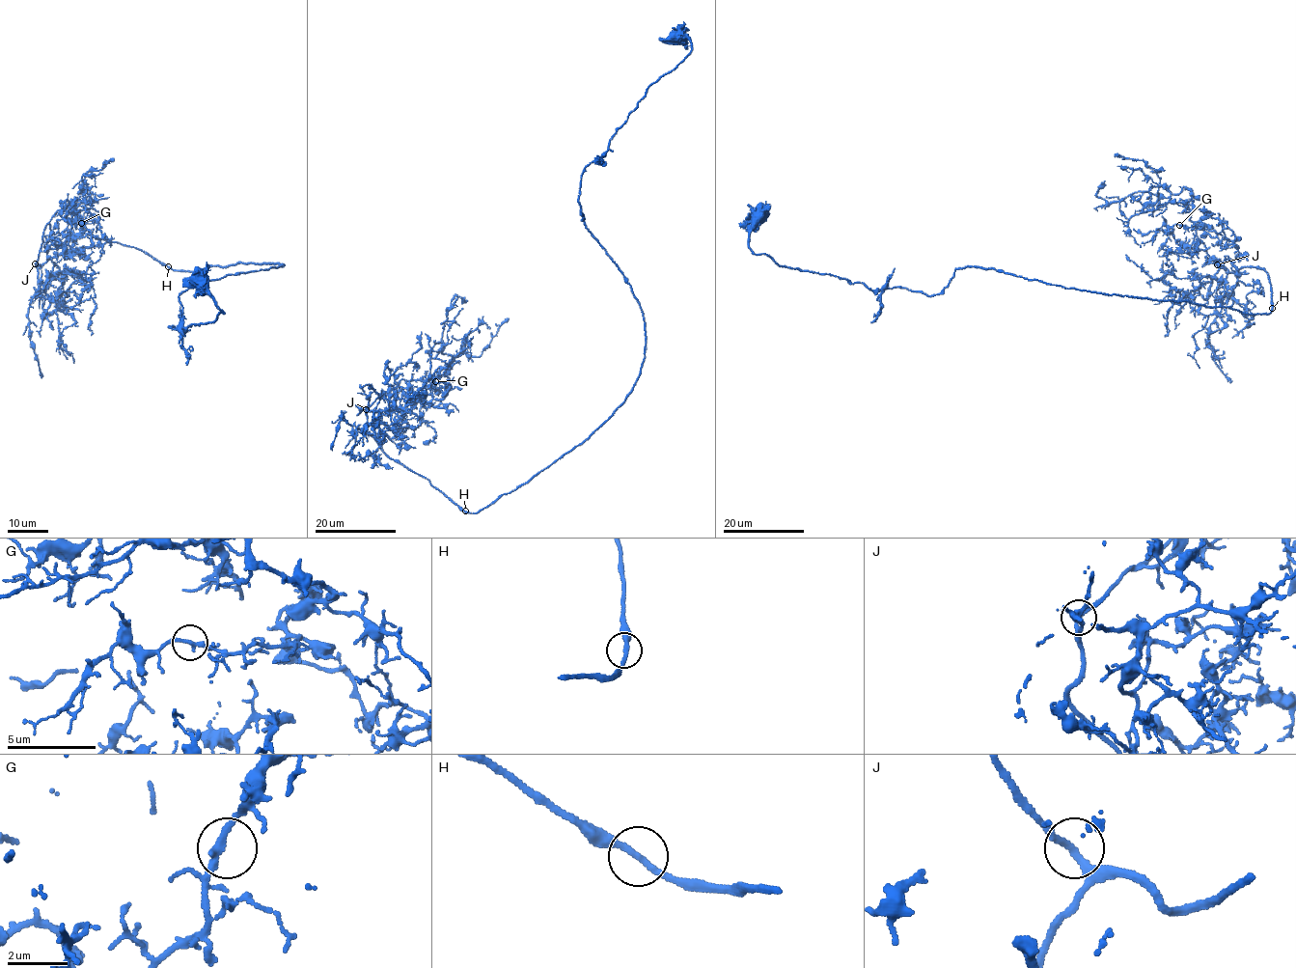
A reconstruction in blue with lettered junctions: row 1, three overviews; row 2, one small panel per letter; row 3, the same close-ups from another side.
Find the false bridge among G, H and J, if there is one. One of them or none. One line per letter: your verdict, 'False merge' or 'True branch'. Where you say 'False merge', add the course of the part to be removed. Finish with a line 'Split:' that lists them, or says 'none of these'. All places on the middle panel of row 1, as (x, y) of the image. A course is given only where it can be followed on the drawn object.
G: True branch
H: True branch
J: True branch
Split: none of these

